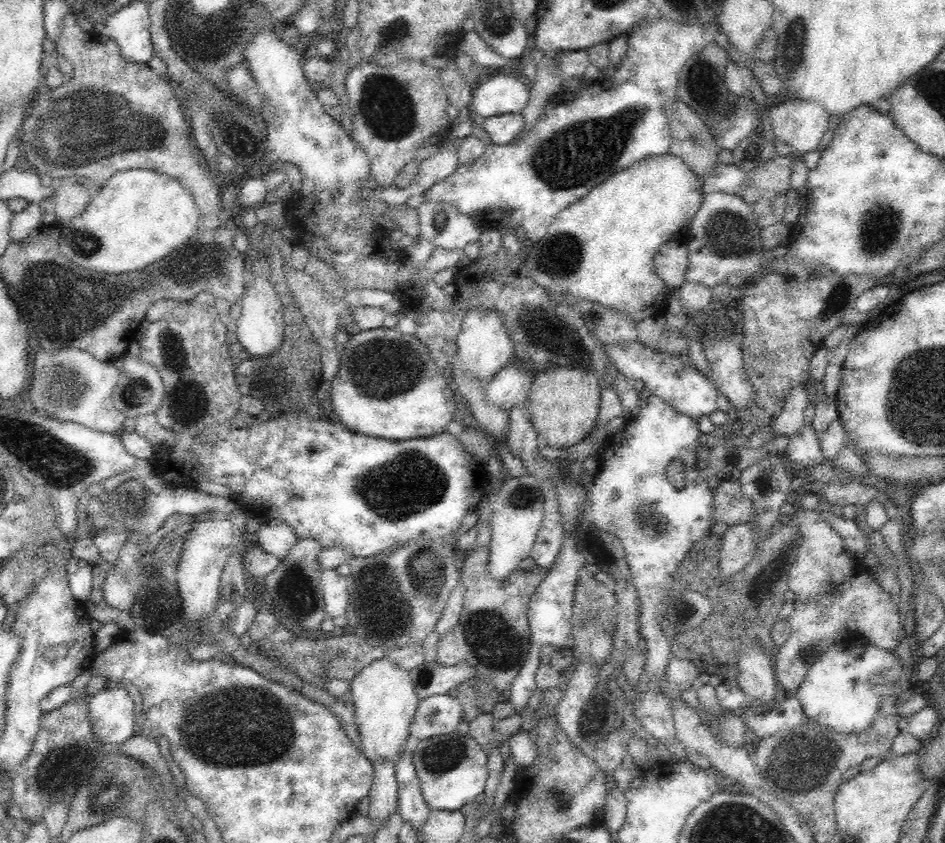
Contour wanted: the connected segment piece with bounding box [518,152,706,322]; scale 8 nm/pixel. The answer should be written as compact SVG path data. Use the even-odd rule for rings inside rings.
M669 152L668 154L653 156L652 158L640 159L640 162L612 174L608 180L602 182L602 184L596 186L596 188L592 188L592 191L587 196L584 196L584 199L568 206L568 208L564 208L564 211L561 211L555 217L555 220L551 223L551 226L542 237L542 240L534 246L534 250L528 252L528 256L526 256L524 264L522 264L522 268L518 268L519 274L522 277L528 276L528 278L540 284L540 286L544 287L548 292L556 293L576 301L590 301L602 304L602 306L606 306L612 311L624 314L634 321L640 322L640 320L644 320L644 318L655 314L654 302L656 302L658 294L662 291L668 291L668 287L655 271L654 256L656 256L659 249L663 247L665 243L671 242L672 240L686 243L689 238L689 228L692 224L692 220L694 220L694 216L696 216L696 213L701 208L705 193L702 180L696 177L696 174L687 167L687 164L682 158Z

